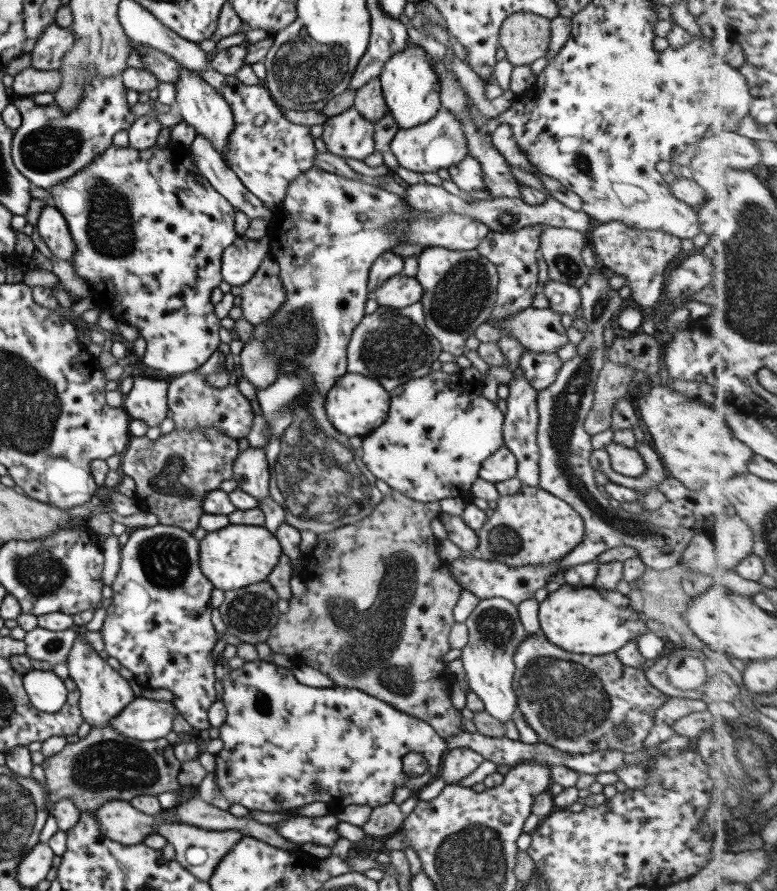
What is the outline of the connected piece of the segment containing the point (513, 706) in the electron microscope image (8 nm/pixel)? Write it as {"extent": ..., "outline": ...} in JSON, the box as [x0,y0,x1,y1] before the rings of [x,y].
{"extent":[461,596,528,725],"outline":[[[498,596],[481,600],[466,619],[465,626],[469,634],[467,644],[461,650],[461,659],[466,669],[466,683],[484,703],[484,711],[505,725],[518,713],[518,698],[513,690],[516,671],[514,658],[528,636],[520,623],[517,605]]]}

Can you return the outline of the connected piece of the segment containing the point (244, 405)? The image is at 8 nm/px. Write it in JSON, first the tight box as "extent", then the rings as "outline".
{"extent":[167,369,254,440],"outline":[[[194,369],[181,375],[175,375],[170,378],[167,390],[167,403],[169,410],[174,419],[174,426],[178,430],[186,430],[186,432],[194,432],[200,429],[218,429],[218,432],[234,438],[234,440],[242,440],[246,438],[254,422],[254,413],[252,413],[252,406],[248,398],[242,395],[237,385],[228,384],[225,387],[212,387],[208,381],[207,376],[200,371]]]}

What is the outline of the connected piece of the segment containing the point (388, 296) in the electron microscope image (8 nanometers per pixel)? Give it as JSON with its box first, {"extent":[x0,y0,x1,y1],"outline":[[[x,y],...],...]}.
{"extent":[371,274,424,309],"outline":[[[398,274],[385,280],[371,295],[379,305],[401,309],[420,302],[424,295],[422,286],[416,278]]]}

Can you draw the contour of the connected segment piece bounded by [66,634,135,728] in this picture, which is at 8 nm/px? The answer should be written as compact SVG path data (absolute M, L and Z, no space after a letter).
M80 634L77 635L75 644L72 646L67 657L68 670L72 681L77 685L79 693L78 707L82 712L82 718L90 726L96 728L108 728L115 718L129 706L134 700L135 695L132 688L116 670L113 670L104 654L96 653L84 640Z

